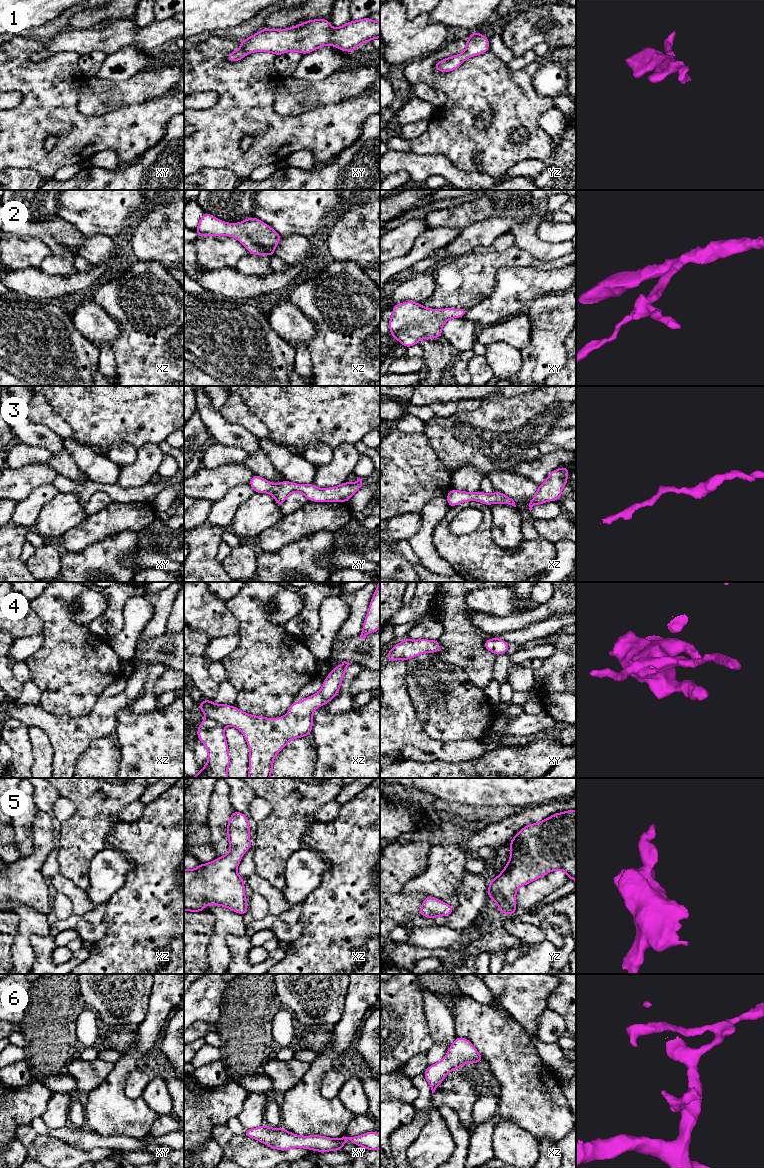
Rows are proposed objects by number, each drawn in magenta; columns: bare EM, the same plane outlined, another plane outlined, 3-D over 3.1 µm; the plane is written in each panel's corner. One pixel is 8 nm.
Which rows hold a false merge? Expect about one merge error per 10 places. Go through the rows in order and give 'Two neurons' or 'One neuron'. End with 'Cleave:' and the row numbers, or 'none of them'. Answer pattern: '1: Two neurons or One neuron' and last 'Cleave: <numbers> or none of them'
1: One neuron
2: One neuron
3: One neuron
4: One neuron
5: One neuron
6: One neuron
Cleave: none of them

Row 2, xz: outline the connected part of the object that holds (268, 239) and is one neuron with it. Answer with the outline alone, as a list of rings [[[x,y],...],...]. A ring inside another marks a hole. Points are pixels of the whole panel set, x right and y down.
[[[204,212],[196,228],[198,237],[232,236],[241,242],[250,254],[274,256],[281,235],[256,217],[241,223],[226,223]]]

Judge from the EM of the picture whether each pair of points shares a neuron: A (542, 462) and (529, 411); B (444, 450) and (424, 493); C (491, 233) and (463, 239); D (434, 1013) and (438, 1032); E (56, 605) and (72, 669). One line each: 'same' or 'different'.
A: different
B: different
C: same
D: same
E: same

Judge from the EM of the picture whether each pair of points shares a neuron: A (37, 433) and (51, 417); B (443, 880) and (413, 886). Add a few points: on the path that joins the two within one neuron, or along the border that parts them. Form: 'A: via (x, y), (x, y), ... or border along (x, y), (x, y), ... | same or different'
A: border along (31, 421), (47, 426), (60, 439) | different
B: via (436, 881), (420, 884) | same

